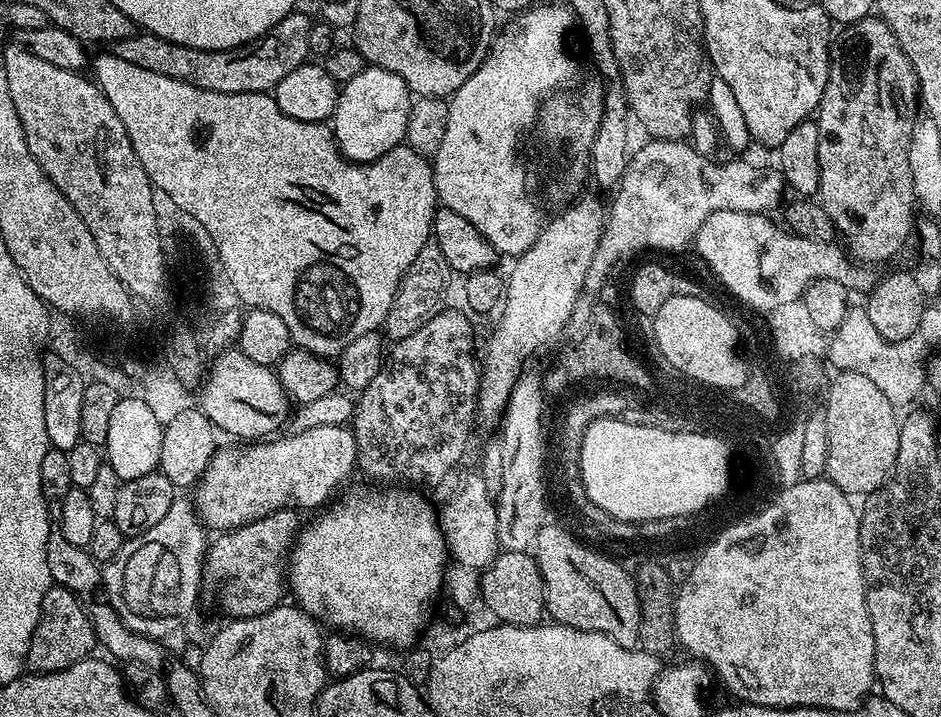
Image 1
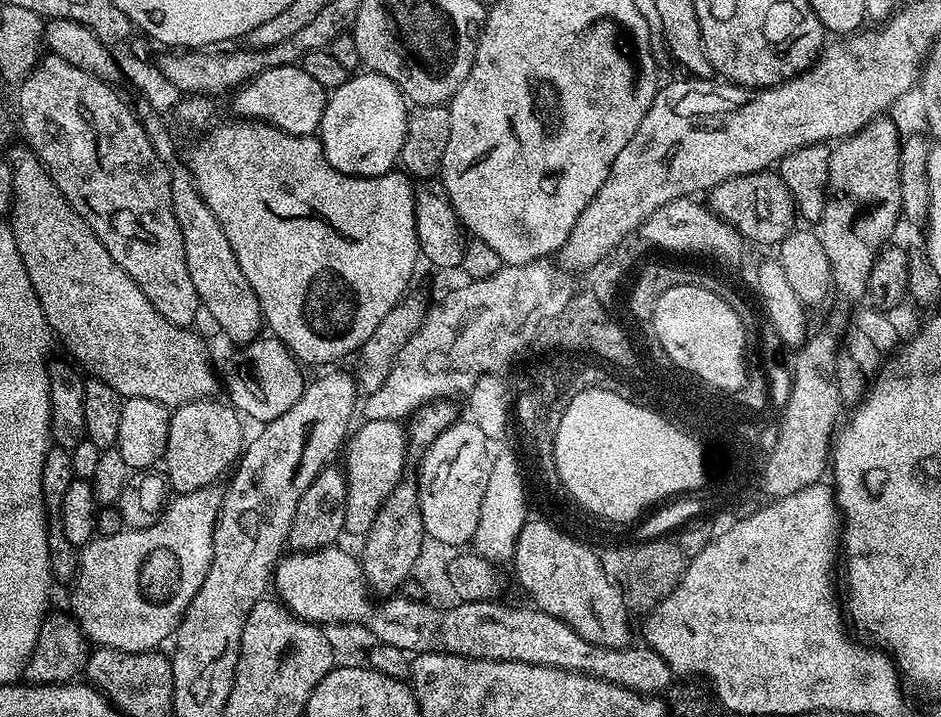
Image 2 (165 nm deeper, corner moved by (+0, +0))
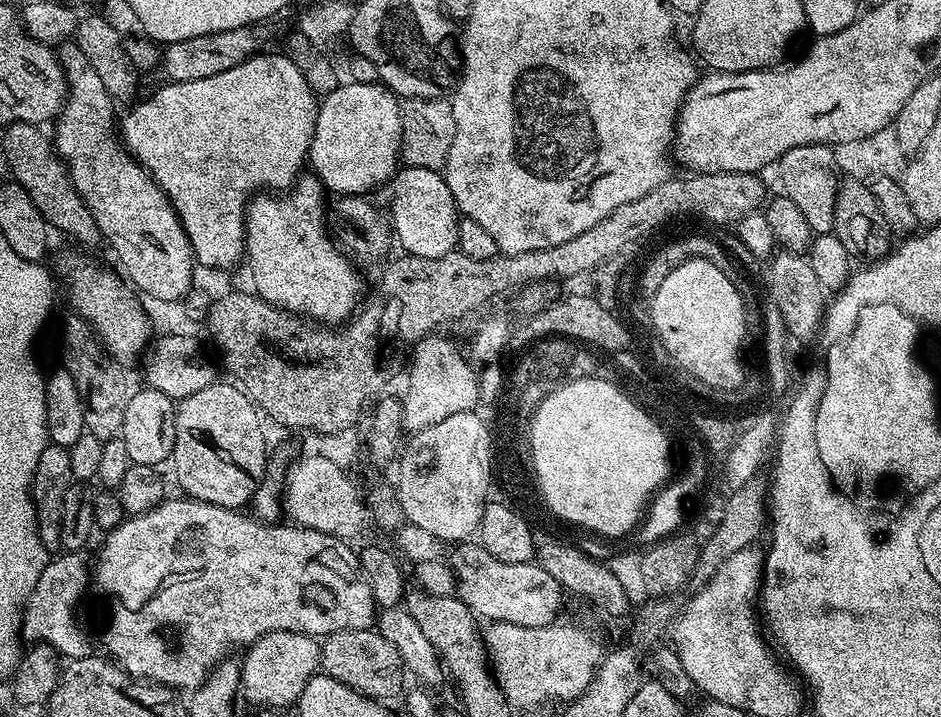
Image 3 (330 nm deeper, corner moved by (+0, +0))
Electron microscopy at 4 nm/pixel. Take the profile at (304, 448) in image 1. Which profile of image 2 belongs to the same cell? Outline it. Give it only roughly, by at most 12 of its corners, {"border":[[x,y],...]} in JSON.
{"border":[[364,420],[348,452],[347,535],[363,537],[410,453],[399,420]]}

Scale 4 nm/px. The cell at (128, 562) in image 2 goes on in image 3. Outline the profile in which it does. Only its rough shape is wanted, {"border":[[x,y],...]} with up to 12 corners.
{"border":[[83,551],[49,559],[20,627],[68,660],[94,652],[76,621],[90,588]]}

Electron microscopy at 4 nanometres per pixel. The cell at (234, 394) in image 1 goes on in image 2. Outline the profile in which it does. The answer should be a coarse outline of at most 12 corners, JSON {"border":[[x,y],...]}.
{"border":[[31,148],[10,227],[67,355],[121,398],[215,397],[203,335],[110,258]]}

